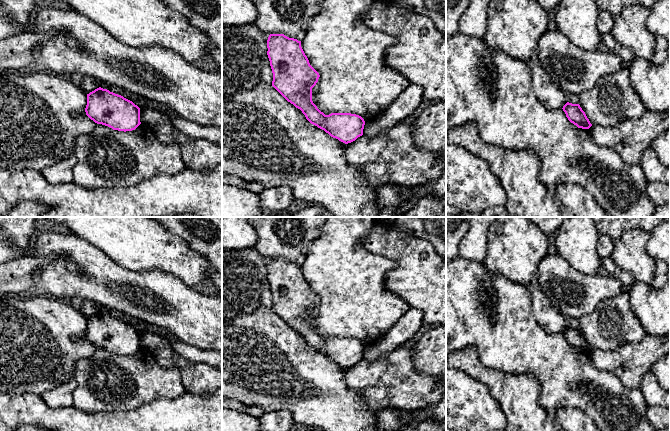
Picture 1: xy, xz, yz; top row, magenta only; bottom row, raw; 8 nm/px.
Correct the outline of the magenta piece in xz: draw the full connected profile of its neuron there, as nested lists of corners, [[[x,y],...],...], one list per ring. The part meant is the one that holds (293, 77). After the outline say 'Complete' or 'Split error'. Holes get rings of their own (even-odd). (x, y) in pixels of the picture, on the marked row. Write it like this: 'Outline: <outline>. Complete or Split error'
Outline: [[[270,34],[267,40],[267,55],[273,73],[272,86],[291,104],[300,109],[306,119],[324,130],[331,137],[348,144],[363,135],[364,119],[351,113],[331,113],[325,115],[312,101],[312,88],[318,82],[319,73],[310,65],[301,41],[289,38],[284,34]]]. Complete

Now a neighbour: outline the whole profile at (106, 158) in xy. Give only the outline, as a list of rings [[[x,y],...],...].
[[[142,123],[135,130],[126,132],[97,124],[92,132],[83,134],[76,139],[72,154],[77,158],[77,163],[73,168],[73,182],[88,189],[133,187],[153,176],[177,174],[186,169],[180,147],[175,143],[160,142],[154,131]]]

